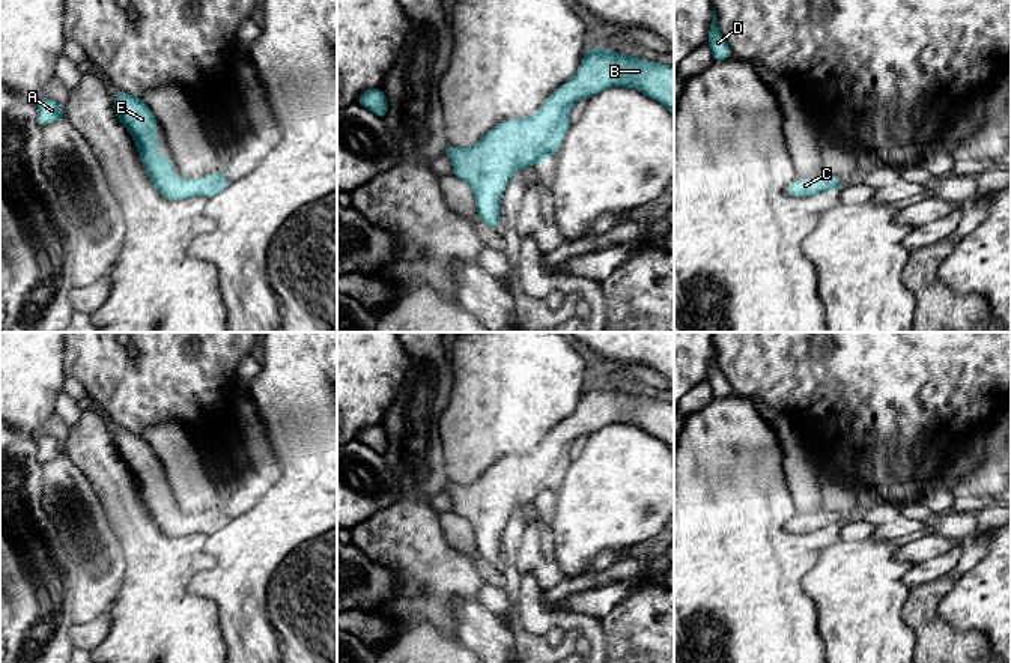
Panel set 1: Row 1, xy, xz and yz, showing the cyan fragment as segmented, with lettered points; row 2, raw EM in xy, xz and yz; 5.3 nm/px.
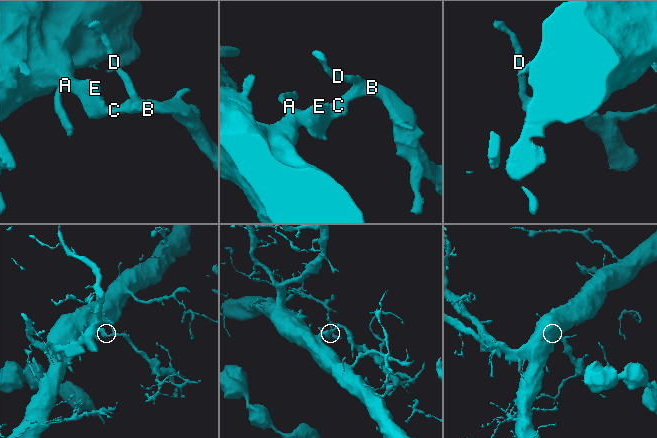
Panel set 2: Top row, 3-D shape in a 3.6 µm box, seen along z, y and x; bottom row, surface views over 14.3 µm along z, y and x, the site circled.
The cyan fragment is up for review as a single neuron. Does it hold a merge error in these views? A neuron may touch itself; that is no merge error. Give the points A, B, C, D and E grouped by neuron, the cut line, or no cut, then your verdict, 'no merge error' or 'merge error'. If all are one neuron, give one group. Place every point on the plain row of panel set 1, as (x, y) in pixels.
A B C D E; no cut; no merge error

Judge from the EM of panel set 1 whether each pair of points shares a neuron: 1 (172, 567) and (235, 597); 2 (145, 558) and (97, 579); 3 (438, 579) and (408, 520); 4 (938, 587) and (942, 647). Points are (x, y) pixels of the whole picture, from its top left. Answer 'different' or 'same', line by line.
1: different
2: different
3: same
4: same

